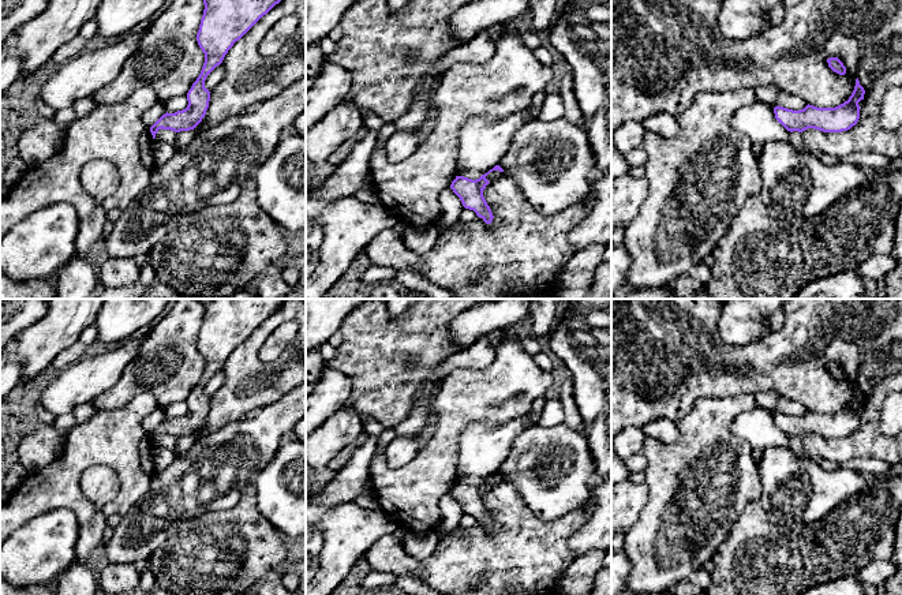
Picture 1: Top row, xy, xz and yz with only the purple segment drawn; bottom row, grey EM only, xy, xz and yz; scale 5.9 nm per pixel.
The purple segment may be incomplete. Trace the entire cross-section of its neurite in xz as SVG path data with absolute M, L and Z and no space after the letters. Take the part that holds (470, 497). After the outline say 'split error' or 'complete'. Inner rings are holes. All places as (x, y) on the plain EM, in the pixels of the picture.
M495 471L476 486L464 482L456 482L450 490L450 494L460 504L463 512L465 514L474 516L476 521L480 523L486 529L491 529L494 524L491 514L483 502L483 495L490 489L486 482L493 476L504 478L499 471Z | complete

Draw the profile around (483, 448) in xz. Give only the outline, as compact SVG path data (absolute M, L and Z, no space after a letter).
M517 418L502 426L482 422L468 424L460 435L459 479L472 486L487 479L505 463L516 437L534 424L539 418Z

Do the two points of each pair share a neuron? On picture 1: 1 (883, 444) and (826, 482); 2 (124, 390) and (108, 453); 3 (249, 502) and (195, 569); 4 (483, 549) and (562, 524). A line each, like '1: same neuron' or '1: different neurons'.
1: different neurons
2: different neurons
3: same neuron
4: same neuron

